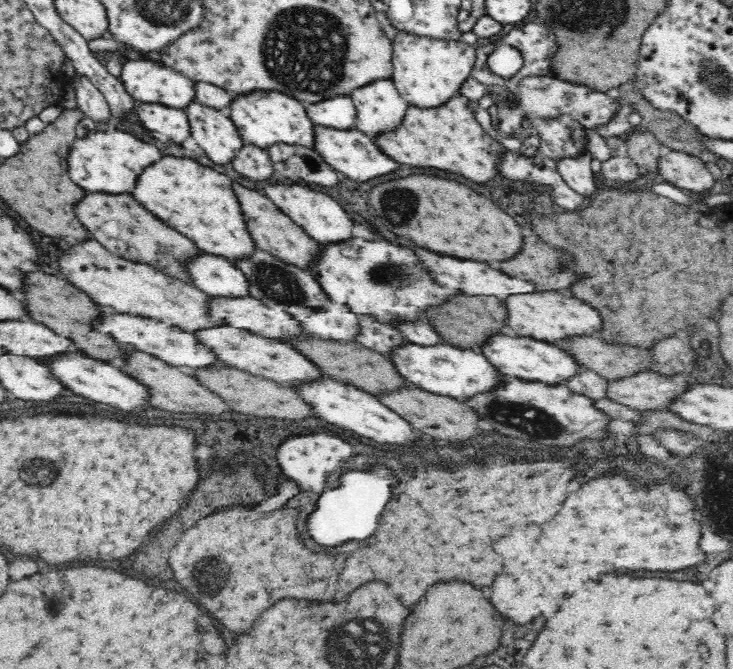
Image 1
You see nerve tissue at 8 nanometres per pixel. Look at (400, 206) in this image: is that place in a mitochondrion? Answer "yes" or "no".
yes

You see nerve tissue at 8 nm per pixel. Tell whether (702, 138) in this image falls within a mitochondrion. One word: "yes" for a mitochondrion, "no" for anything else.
no

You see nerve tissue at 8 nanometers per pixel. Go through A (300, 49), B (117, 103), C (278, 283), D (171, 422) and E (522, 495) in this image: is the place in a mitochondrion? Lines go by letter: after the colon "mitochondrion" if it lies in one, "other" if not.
A: mitochondrion
B: other
C: mitochondrion
D: other
E: other

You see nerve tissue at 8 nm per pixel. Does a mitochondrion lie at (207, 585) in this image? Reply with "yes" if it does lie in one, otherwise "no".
yes

